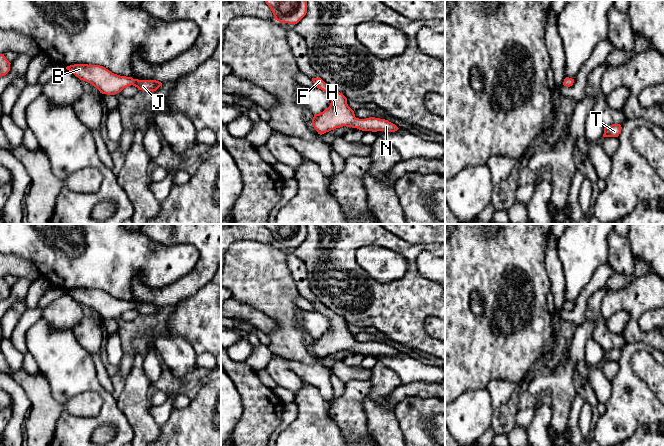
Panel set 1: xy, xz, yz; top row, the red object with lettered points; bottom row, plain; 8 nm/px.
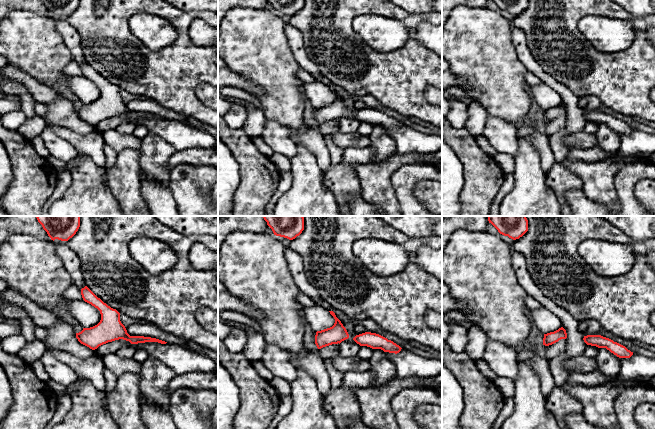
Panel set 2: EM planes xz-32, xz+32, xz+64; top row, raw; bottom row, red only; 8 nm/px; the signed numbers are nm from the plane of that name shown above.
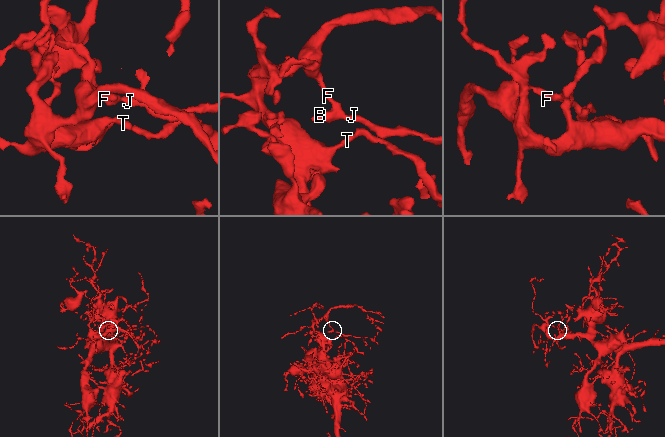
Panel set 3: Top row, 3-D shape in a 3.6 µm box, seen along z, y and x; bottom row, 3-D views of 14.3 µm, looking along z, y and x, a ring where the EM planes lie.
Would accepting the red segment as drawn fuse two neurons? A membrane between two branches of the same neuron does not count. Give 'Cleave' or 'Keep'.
Keep

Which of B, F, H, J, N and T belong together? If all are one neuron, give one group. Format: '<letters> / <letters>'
B F H J N T

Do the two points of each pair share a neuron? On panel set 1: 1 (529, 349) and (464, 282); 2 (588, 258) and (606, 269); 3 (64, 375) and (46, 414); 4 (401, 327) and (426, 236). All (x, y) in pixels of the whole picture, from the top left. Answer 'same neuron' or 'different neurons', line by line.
1: same neuron
2: different neurons
3: different neurons
4: different neurons

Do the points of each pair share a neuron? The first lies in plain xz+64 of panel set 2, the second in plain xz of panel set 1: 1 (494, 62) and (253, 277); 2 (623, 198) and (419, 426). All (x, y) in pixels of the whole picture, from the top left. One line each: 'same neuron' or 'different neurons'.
1: same neuron
2: same neuron

